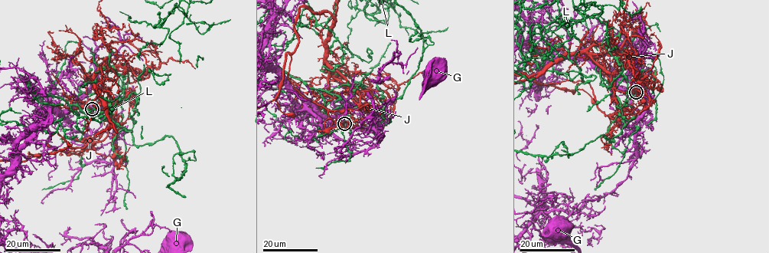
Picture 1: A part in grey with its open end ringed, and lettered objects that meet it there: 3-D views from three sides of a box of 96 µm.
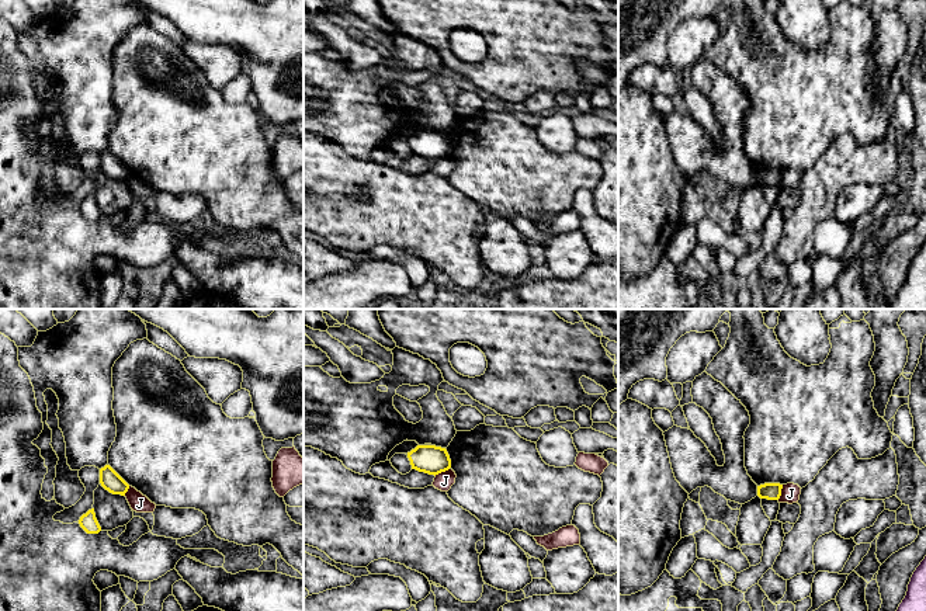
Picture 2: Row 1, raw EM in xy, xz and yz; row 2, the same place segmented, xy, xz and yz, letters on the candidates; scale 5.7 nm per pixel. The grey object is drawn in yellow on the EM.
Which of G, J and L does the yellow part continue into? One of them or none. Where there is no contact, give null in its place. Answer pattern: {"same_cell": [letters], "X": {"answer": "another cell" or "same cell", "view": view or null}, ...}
{"same_cell": ["G"], "G": {"answer": "same cell", "view": null}, "J": {"answer": "another cell", "view": "yz"}, "L": {"answer": "another cell", "view": null}}

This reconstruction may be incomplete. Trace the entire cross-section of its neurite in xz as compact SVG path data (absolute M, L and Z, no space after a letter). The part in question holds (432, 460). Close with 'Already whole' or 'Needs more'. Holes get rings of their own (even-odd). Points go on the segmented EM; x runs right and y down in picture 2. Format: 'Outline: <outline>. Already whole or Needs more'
Outline: M417 445L407 452L407 458L412 469L434 476L451 468L447 449L436 445Z. Already whole

